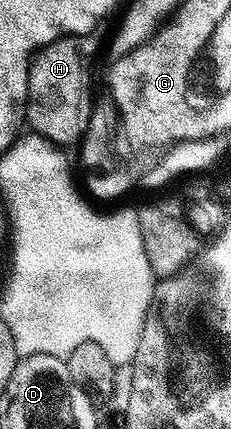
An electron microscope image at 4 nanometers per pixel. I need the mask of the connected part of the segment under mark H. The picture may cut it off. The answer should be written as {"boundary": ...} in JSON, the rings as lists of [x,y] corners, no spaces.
{"boundary":[[[98,35],[63,36],[32,55],[27,79],[26,123],[30,131],[56,146],[78,145],[91,125],[91,59],[99,52]]]}

